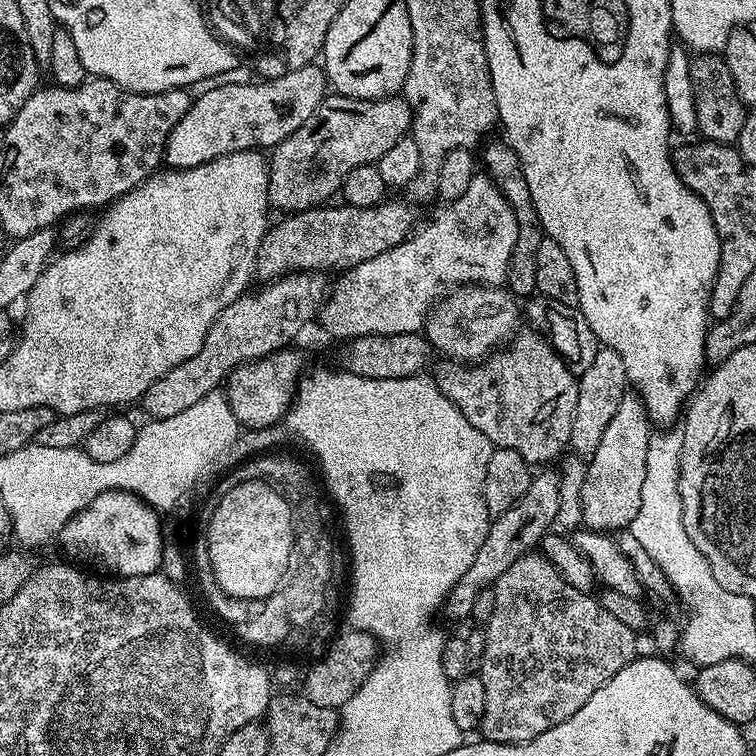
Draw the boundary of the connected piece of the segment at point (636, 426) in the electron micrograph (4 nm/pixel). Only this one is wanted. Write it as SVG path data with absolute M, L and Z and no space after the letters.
M625 394L614 416L602 430L602 442L592 451L586 464L582 486L582 518L585 529L616 534L627 529L642 506L642 481L646 478L646 450L650 439L650 421L644 403L635 394Z

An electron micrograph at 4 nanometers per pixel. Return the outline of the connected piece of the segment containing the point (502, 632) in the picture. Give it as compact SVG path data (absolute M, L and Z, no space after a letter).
M529 554L518 558L518 562L514 562L514 566L510 566L510 570L506 570L506 574L502 574L502 578L496 580L493 592L494 610L484 628L486 650L483 658L478 661L478 674L482 678L482 686L486 686L486 714L482 714L478 732L479 735L484 735L481 737L485 741L494 744L525 744L546 734L546 730L558 726L558 722L566 722L566 718L578 714L578 710L582 710L582 706L586 706L586 702L590 702L590 694L594 694L594 690L598 690L606 682L610 682L610 678L614 678L614 674L618 674L618 670L622 670L630 661L637 659L634 650L637 633L625 623L618 622L618 618L614 618L609 610L604 609L595 595L583 593L582 590L576 590L570 586L569 582L566 582L566 578L543 554Z

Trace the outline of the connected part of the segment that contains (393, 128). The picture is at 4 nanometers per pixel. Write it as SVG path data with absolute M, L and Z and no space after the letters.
M339 94L325 95L324 101L294 130L282 143L271 149L268 160L268 202L273 209L281 208L281 213L291 214L307 208L319 208L331 201L340 191L340 183L354 170L354 166L375 164L403 136L412 131L412 111L403 95L386 96L383 100L359 100Z

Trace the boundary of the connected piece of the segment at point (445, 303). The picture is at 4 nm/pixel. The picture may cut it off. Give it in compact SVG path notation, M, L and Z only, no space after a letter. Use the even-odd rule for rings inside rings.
M464 286L459 290L449 291L429 311L422 332L433 349L439 355L440 352L444 355L441 357L452 362L480 362L505 342L511 341L518 328L516 323L521 323L521 320L521 305L507 287Z

